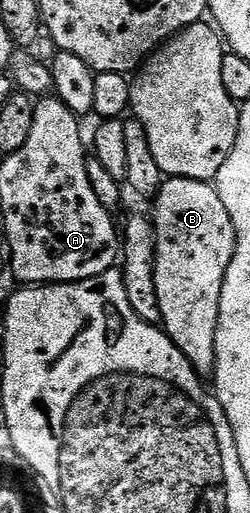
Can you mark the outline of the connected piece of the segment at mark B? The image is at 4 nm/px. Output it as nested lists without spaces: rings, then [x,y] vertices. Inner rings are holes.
[[[168,178],[155,195],[156,211],[152,214],[154,230],[154,269],[156,291],[160,305],[162,329],[186,360],[201,376],[211,375],[216,369],[216,333],[218,312],[222,300],[222,284],[234,253],[234,231],[224,211],[215,185],[189,178]]]

